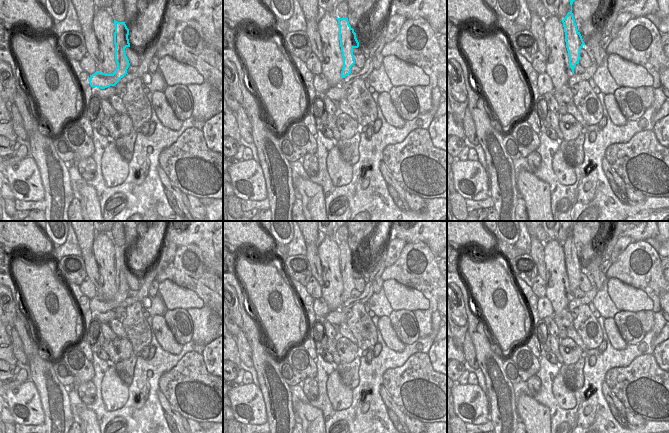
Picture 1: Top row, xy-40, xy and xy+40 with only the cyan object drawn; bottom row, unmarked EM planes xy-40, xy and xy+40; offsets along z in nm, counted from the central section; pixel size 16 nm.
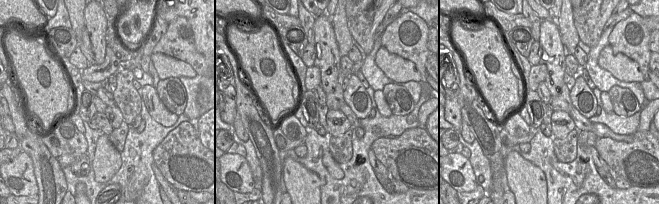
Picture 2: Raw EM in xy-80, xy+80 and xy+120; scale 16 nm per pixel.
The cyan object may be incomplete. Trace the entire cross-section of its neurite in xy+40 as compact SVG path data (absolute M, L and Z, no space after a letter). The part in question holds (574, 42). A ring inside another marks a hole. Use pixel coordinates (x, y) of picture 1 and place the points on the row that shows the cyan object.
M570 0L571 11L567 13L563 20L561 20L564 27L566 48L568 51L569 65L572 69L572 74L574 74L574 67L579 63L580 50L585 45L582 36L577 29L572 13L572 4L574 1L575 0Z

